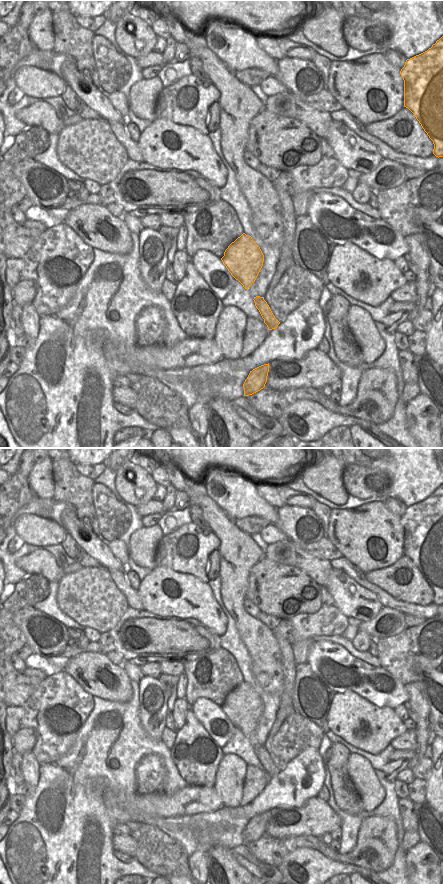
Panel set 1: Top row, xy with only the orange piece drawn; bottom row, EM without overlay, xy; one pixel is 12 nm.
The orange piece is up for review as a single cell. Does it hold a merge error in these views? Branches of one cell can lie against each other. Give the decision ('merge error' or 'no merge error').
merge error

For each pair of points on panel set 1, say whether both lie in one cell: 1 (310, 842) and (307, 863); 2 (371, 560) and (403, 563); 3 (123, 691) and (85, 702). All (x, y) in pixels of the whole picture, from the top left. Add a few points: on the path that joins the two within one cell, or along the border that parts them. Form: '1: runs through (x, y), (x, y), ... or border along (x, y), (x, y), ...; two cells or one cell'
1: border along (288, 851), (314, 848), (330, 859); two cells
2: border along (403, 554), (389, 566), (372, 571); two cells
3: border along (75, 680), (92, 696); two cells

